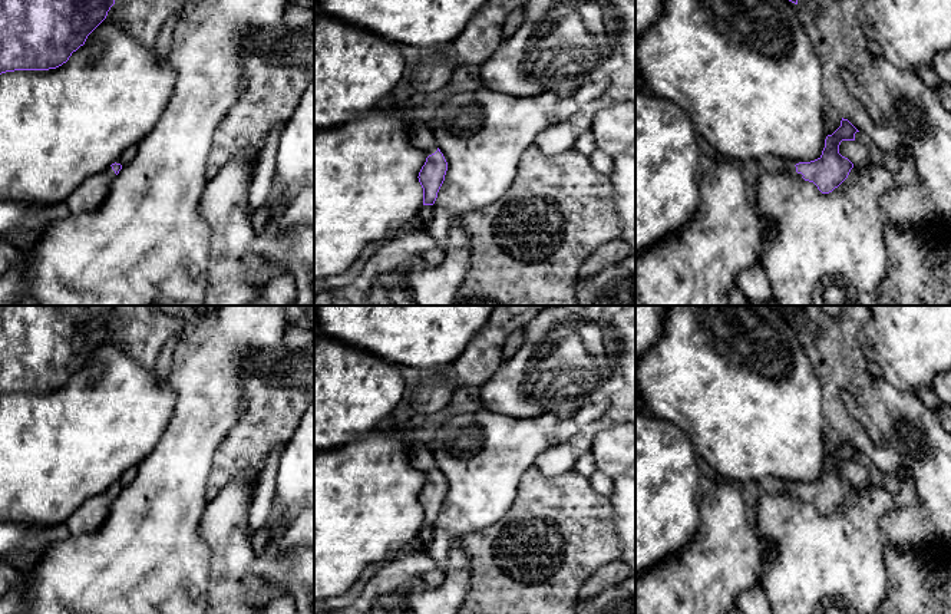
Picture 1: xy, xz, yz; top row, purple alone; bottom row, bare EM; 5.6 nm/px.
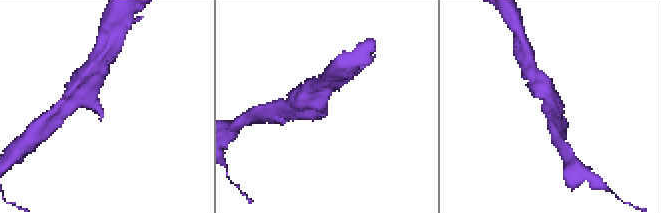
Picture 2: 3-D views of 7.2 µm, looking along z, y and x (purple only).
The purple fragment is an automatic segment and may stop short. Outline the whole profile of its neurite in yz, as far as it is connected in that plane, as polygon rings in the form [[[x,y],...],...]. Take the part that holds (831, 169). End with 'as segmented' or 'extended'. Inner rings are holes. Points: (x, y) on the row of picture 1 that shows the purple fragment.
[[[848,119],[841,121],[841,126],[825,139],[822,155],[810,162],[786,161],[785,168],[805,181],[813,182],[822,194],[829,194],[838,188],[849,175],[853,164],[839,154],[842,141],[855,141],[859,132]]]; extended

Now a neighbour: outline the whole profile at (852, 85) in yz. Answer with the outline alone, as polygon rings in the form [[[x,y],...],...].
[[[845,69],[841,70],[841,76],[848,90],[866,108],[871,113],[874,123],[885,125],[888,121],[878,110],[869,93],[858,83],[858,80]]]

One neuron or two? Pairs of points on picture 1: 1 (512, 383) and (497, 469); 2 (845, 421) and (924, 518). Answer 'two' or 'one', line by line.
1: two
2: one

